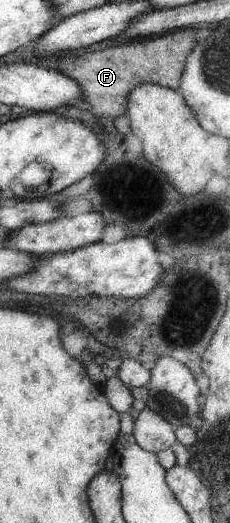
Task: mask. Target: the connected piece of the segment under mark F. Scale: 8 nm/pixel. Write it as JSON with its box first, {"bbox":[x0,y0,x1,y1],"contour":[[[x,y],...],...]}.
{"bbox":[58,27,197,118],"contour":[[[195,27],[181,28],[177,31],[172,30],[168,35],[162,34],[152,38],[144,38],[144,41],[132,39],[130,43],[116,45],[116,47],[111,46],[100,52],[85,52],[76,57],[68,55],[66,59],[70,59],[70,61],[64,61],[58,67],[62,67],[62,73],[69,78],[74,78],[81,87],[83,99],[80,100],[80,107],[82,109],[88,107],[93,115],[108,115],[108,117],[115,118],[125,113],[128,92],[138,84],[156,84],[177,91],[185,57],[197,41],[195,30]]]}

